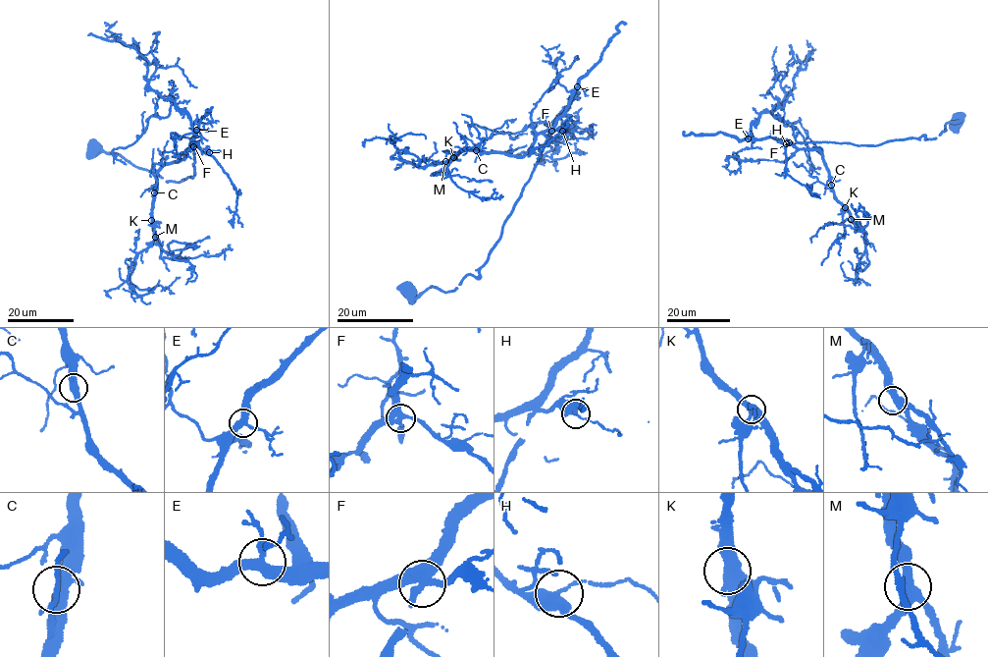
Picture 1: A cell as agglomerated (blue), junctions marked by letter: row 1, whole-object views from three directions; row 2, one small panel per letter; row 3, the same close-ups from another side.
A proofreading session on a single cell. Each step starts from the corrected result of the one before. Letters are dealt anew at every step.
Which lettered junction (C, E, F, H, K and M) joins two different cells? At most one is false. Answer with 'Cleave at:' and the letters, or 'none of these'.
Cleave at: none of these

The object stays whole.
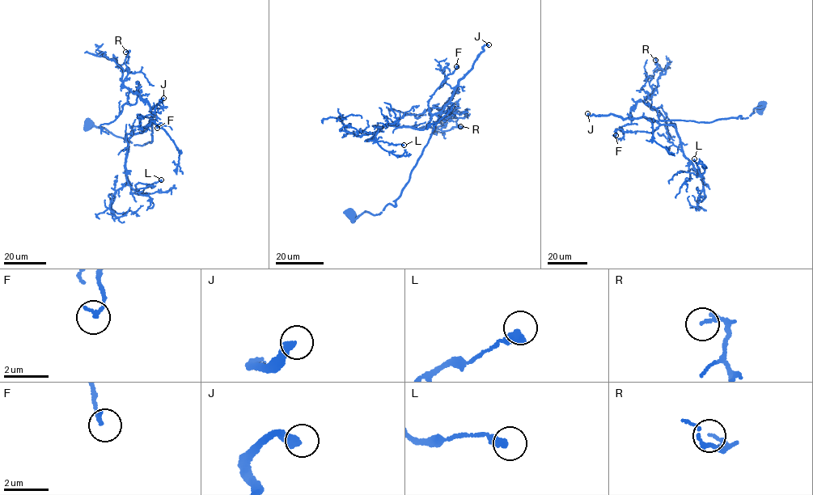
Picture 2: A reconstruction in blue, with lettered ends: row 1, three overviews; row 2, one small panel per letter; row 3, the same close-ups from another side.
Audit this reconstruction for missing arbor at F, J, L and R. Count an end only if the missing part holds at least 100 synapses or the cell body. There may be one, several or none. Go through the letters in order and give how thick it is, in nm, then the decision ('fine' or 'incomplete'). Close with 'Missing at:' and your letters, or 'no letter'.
F: 150 nm | fine
J: 340 nm | incomplete
L: 360 nm | fine
R: 190 nm | fine
Missing at: J

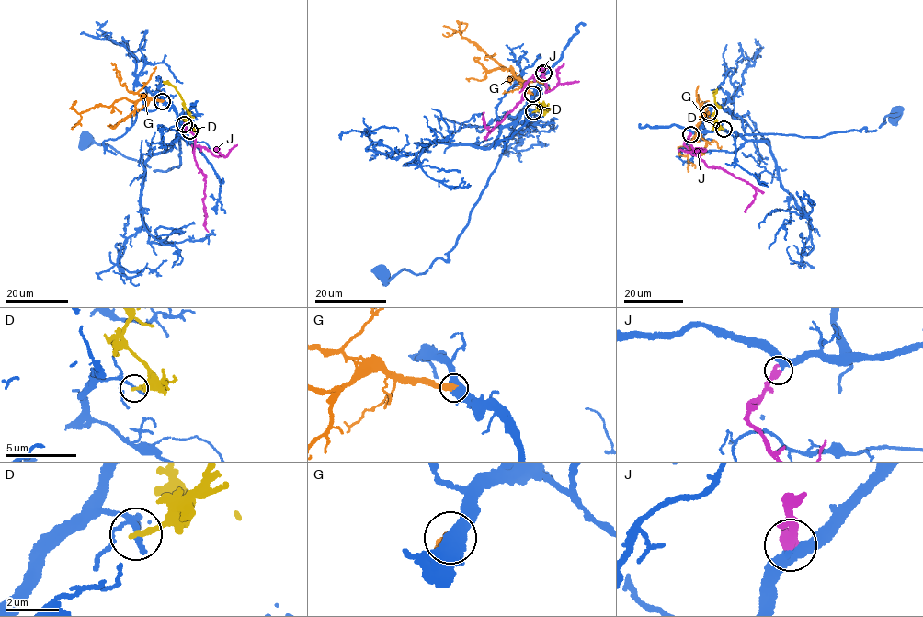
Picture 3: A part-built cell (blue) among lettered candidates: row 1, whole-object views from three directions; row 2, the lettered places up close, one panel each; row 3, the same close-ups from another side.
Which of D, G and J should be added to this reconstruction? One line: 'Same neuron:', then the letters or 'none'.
Same neuron: G

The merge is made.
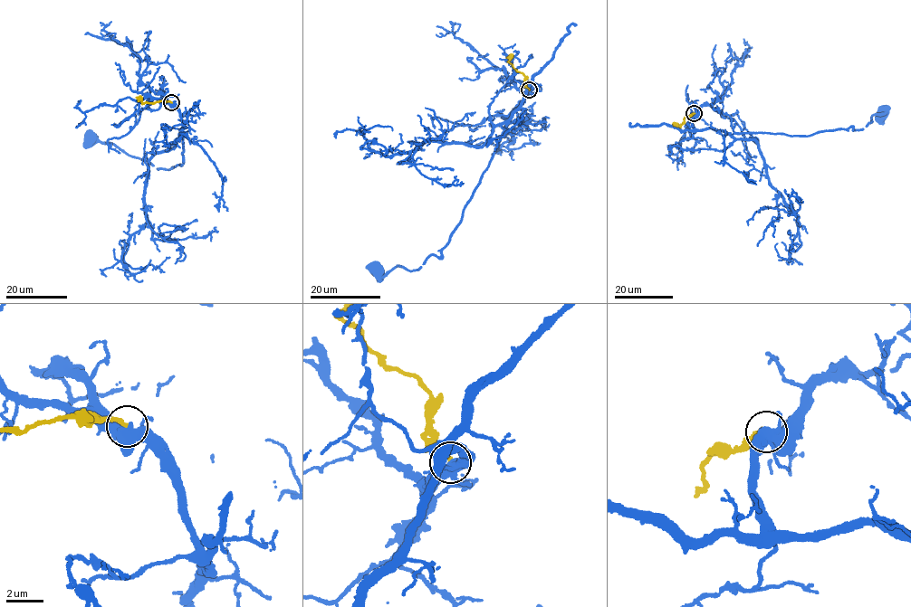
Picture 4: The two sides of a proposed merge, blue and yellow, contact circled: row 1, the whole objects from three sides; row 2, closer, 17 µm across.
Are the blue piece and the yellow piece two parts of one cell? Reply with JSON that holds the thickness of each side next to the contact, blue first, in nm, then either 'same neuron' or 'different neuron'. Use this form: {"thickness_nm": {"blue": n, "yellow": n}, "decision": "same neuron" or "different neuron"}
{"thickness_nm": {"blue": 400, "yellow": 240}, "decision": "different neuron"}

